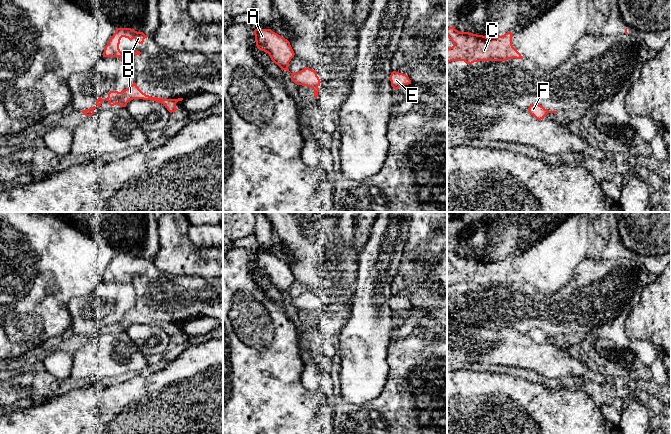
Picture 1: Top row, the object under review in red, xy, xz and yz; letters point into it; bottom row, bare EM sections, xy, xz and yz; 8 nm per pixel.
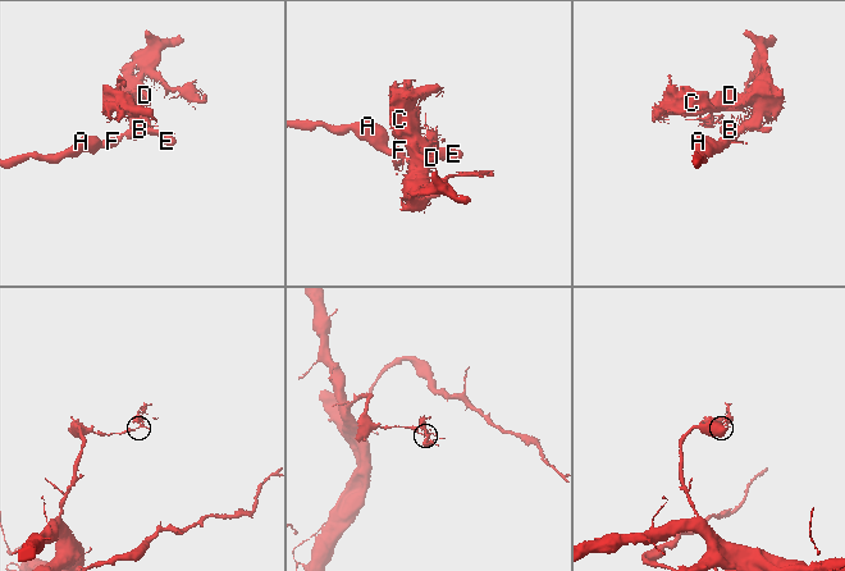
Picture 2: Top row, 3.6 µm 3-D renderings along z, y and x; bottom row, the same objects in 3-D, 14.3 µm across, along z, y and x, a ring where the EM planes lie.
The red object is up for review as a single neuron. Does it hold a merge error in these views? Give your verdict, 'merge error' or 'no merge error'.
merge error

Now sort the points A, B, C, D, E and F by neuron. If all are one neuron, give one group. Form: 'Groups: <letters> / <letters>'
Groups: A F / B C D E

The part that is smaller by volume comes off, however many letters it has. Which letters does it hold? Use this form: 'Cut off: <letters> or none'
Cut off: B, C, D, E

